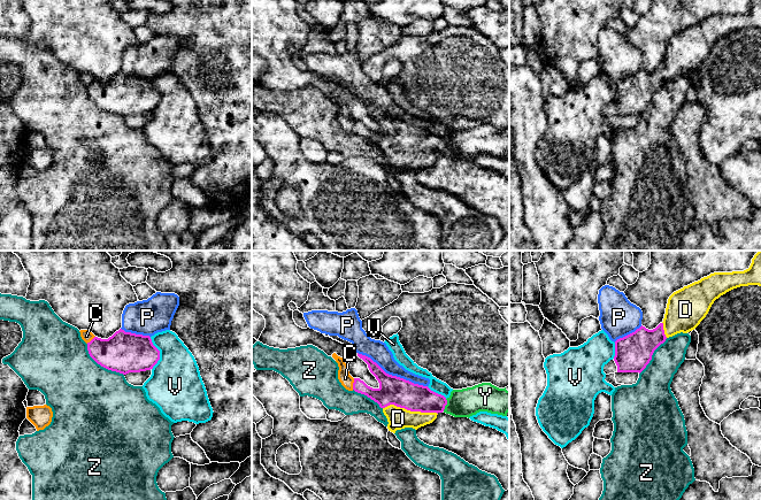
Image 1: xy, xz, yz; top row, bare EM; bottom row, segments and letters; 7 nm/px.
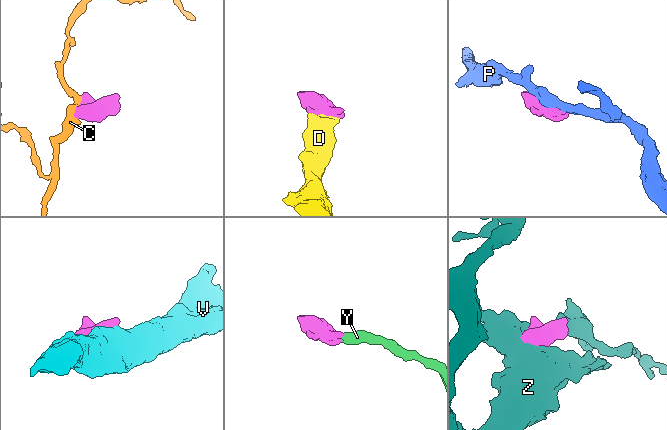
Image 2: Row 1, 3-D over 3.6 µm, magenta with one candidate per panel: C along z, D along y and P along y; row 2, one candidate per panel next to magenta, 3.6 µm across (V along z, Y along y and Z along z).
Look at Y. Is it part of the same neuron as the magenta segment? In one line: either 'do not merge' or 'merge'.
merge

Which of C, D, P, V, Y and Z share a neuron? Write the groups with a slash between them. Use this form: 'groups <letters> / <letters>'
groups C / D Y / P / V / Z

